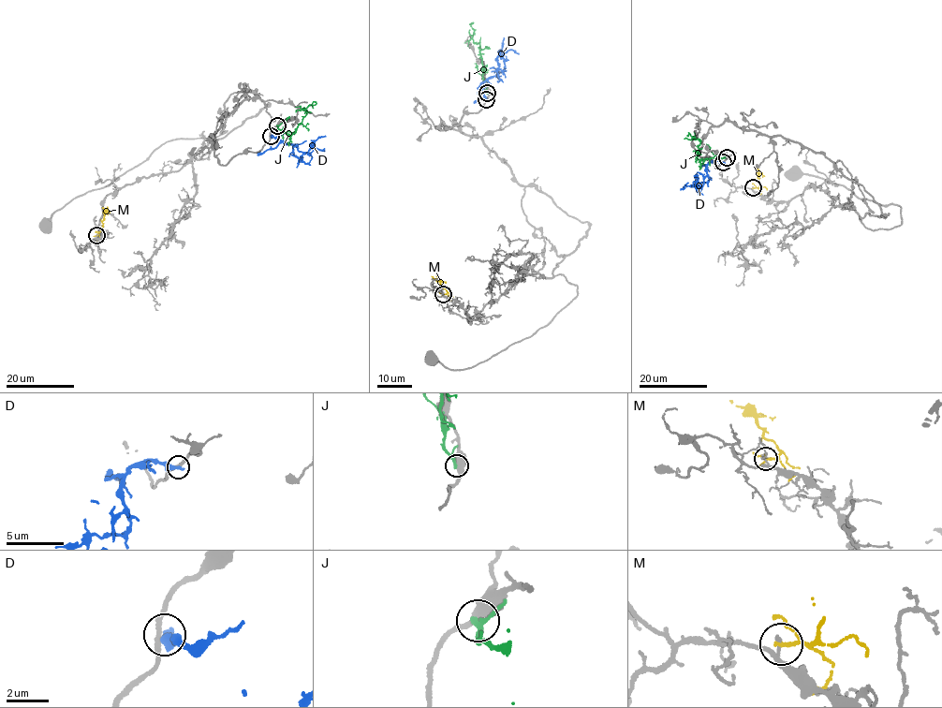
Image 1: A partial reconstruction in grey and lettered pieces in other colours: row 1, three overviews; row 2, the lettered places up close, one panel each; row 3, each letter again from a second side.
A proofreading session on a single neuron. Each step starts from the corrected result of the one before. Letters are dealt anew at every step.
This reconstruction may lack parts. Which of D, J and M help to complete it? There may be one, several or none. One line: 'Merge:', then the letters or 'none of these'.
Merge: none of these

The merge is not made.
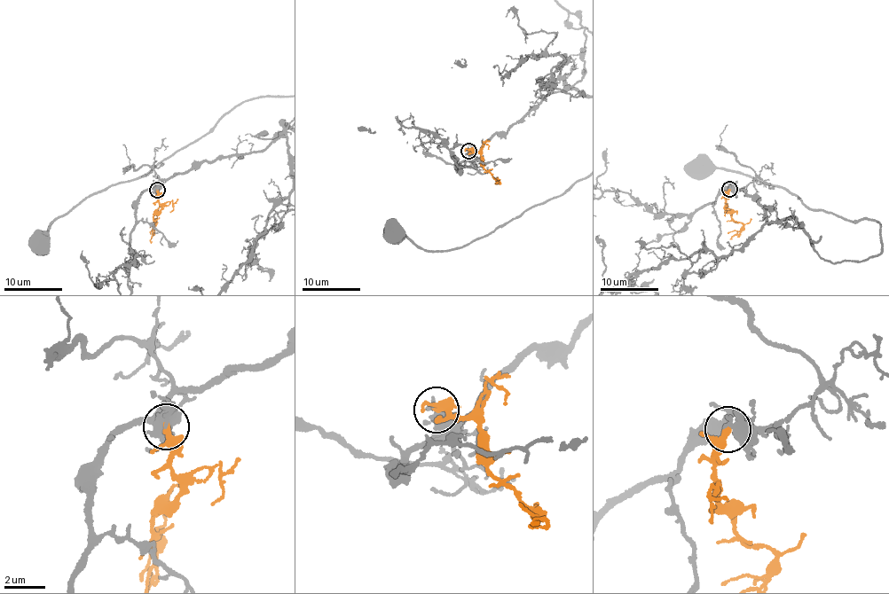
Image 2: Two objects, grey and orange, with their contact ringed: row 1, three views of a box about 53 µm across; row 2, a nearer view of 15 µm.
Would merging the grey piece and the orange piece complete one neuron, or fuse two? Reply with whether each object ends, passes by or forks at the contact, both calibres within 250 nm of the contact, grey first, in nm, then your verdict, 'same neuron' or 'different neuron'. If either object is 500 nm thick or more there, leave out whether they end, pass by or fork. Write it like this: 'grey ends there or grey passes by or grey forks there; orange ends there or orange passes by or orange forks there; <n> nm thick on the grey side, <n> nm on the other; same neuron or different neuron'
grey forks there; orange passes by; 260 nm thick on the grey side, 260 nm on the other; same neuron

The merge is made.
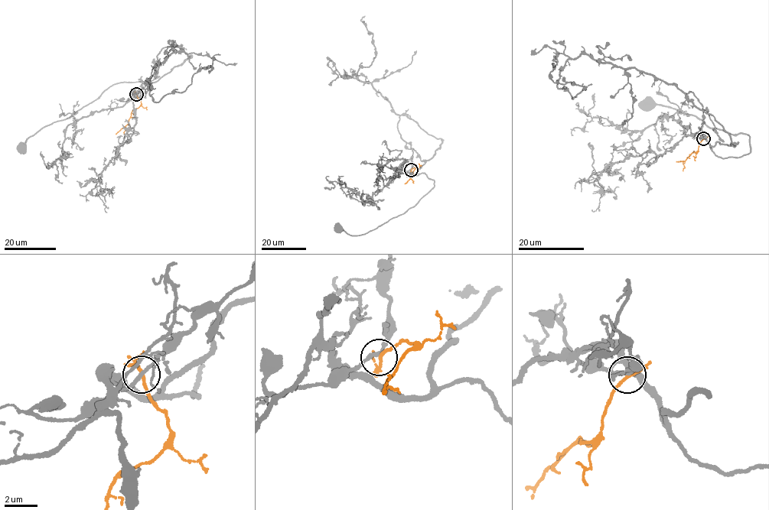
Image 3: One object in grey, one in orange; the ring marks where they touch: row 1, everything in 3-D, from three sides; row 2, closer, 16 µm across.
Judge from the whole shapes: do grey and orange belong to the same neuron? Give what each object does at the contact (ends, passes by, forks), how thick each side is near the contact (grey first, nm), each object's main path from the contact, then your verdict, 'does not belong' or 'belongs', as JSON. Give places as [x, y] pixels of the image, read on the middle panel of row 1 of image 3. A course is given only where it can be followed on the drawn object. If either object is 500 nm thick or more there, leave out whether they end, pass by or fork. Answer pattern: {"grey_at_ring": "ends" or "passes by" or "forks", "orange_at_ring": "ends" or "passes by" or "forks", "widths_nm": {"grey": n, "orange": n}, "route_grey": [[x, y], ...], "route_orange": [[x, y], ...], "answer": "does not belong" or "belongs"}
{"grey_at_ring": "passes by", "orange_at_ring": "forks", "widths_nm": {"grey": 180, "orange": 140}, "route_grey": [[411, 170], [408, 171], [424, 173], [434, 180], [434, 186], [415, 206], [363, 234], [351, 235], [337, 229]], "route_orange": [[411, 170], [415, 168], [405, 183]], "answer": "does not belong"}

